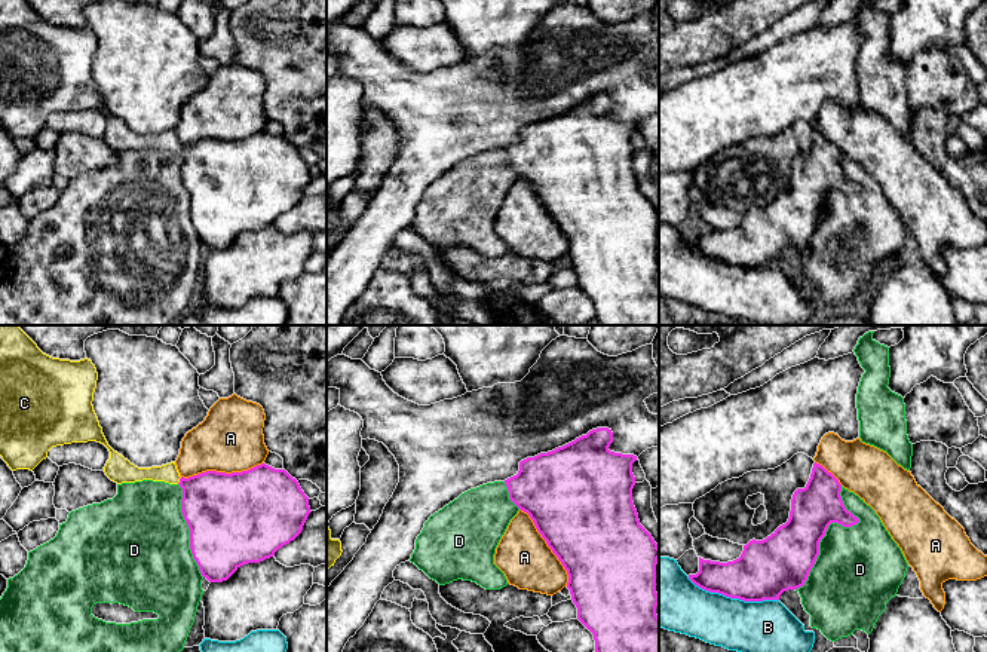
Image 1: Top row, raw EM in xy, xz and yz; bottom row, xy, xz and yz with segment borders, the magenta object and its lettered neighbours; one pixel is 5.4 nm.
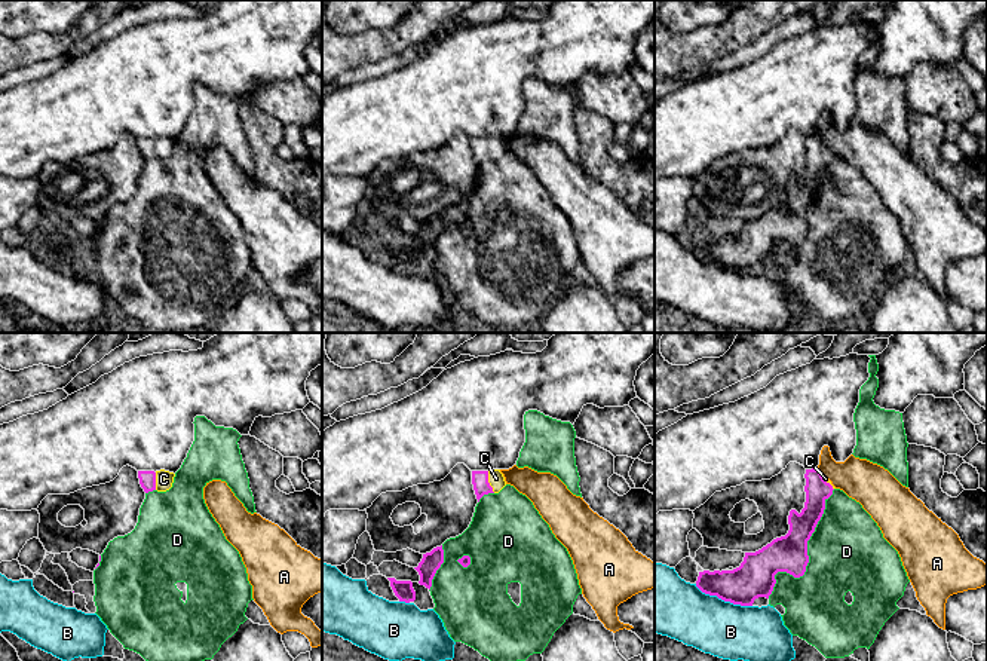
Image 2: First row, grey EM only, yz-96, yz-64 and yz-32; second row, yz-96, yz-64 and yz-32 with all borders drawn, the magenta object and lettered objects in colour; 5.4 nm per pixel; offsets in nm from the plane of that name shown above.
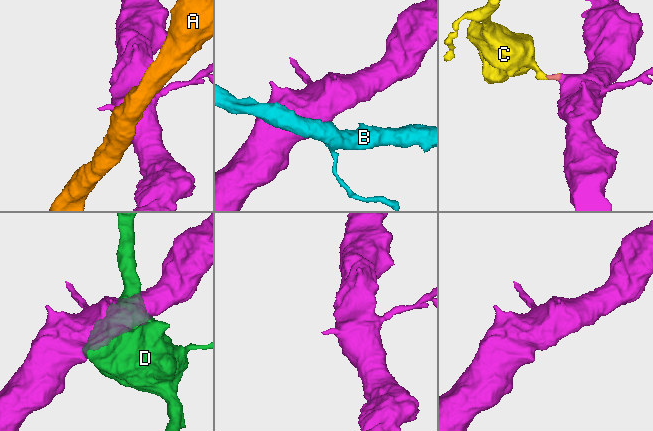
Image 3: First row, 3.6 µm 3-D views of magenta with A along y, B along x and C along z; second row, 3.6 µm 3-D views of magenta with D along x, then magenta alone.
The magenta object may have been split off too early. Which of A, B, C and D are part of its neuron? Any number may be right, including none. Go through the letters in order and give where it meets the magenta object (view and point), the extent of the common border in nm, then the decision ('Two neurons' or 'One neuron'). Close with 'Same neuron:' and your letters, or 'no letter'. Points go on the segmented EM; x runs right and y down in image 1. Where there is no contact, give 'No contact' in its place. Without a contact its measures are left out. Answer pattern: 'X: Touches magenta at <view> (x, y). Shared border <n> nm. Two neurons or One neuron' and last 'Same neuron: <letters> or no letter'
A: Touches magenta at xy (221, 473). Shared border 460 nm. Two neurons
B: Touches magenta at yz (733, 597). Shared border 500 nm. Two neurons
C: Touches magenta at xy (180, 480). Shared border 50 nm. One neuron
D: Touches magenta at yz (828, 525). Shared border 600 nm. Two neurons
Same neuron: C

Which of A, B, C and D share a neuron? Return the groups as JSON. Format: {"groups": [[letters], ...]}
{"groups": [["A"], ["B"], ["C"], ["D"]]}

